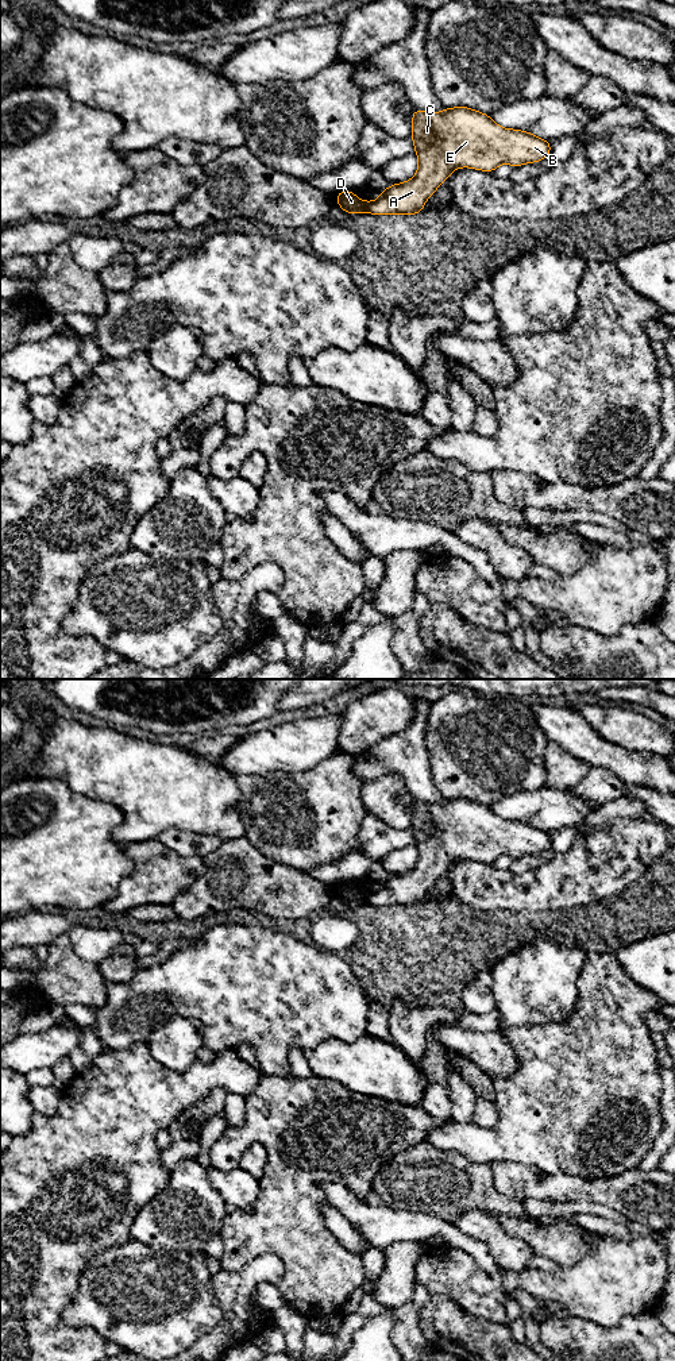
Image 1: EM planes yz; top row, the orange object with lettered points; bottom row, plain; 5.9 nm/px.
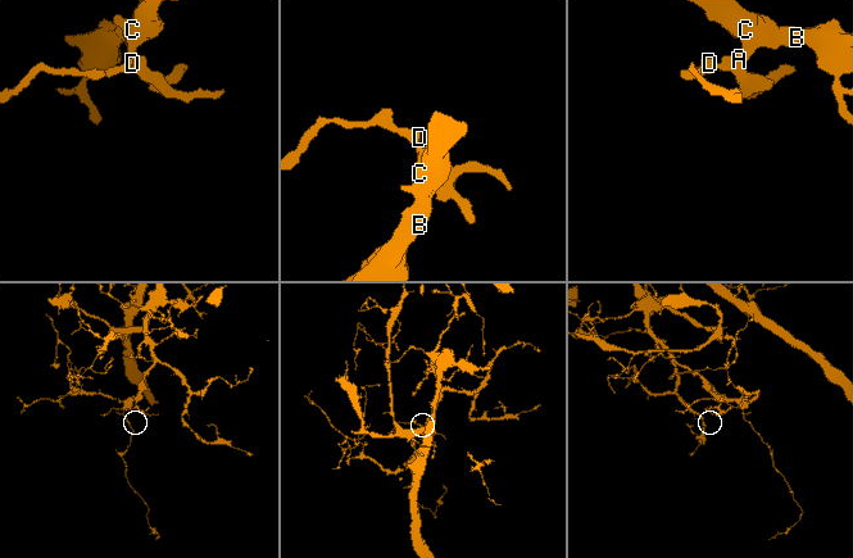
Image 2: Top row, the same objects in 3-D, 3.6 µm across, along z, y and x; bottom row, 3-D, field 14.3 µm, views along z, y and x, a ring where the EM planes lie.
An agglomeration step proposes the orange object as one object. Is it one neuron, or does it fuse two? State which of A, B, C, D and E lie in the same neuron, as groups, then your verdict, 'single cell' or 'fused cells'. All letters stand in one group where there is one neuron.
A B C E / D | fused cells

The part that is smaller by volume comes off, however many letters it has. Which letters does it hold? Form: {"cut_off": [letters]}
{"cut_off": ["D"]}

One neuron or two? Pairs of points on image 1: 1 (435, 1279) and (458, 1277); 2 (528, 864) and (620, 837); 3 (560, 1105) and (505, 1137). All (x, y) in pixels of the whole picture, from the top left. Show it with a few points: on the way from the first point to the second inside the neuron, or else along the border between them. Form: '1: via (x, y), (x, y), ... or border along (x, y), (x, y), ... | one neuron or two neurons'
1: via (440, 1277), (452, 1277) | one neuron
2: border along (555, 854), (540, 866), (523, 872) | two neurons
3: via (547, 1118), (519, 1137) | one neuron

